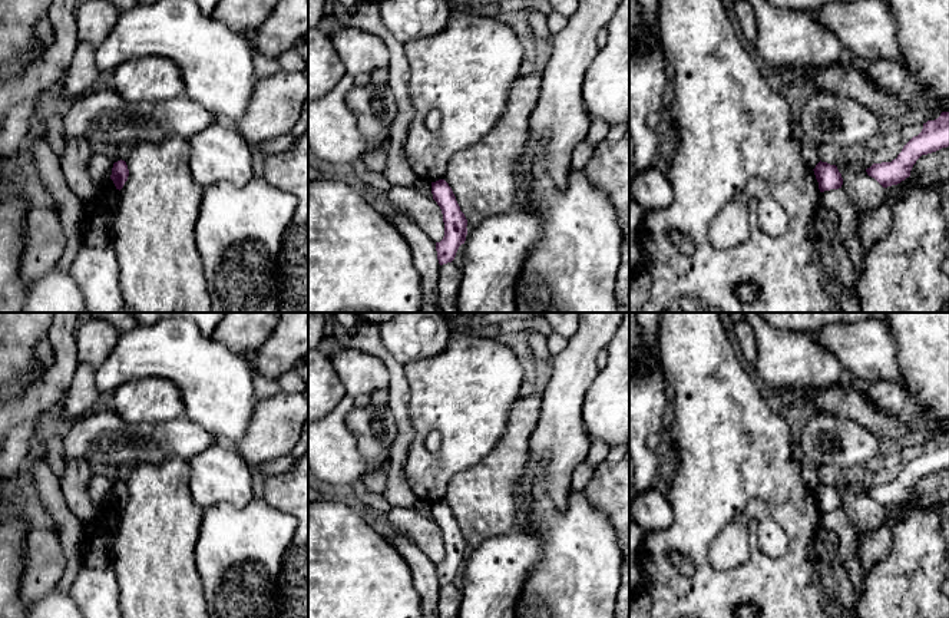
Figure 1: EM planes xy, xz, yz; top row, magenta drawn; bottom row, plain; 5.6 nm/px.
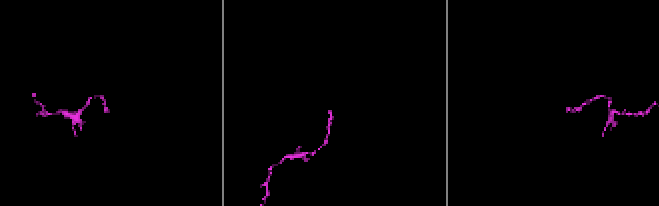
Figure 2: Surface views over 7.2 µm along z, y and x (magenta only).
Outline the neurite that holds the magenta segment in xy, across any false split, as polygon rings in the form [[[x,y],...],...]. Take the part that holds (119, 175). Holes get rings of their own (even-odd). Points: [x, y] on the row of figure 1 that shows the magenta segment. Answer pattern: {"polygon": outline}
{"polygon": [[[118,161],[113,163],[110,179],[113,181],[116,189],[122,189],[128,181],[129,169],[125,161]]]}

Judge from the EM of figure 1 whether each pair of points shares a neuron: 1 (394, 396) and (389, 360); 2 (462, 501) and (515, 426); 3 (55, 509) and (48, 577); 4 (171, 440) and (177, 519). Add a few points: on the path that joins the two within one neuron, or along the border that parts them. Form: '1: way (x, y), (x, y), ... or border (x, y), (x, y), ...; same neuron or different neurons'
1: way (396, 387), (396, 369); same neuron
2: way (480, 482), (512, 450), (513, 445); same neuron
3: border (53, 526), (66, 559); different neurons
4: border (188, 459), (167, 458), (159, 462), (139, 463); different neurons

